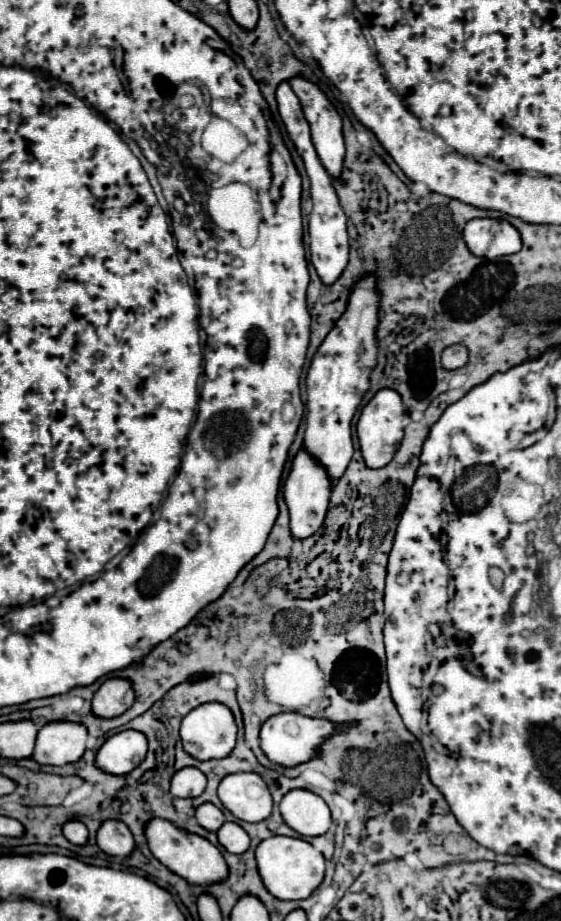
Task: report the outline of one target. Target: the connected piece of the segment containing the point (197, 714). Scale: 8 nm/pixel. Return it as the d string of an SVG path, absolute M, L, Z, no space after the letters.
M205 703L185 715L181 721L181 741L195 759L227 757L237 739L237 725L227 705Z

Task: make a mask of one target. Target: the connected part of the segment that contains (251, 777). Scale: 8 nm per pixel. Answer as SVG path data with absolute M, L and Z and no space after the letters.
M233 773L219 785L221 803L241 821L257 823L271 815L273 799L269 787L257 773Z

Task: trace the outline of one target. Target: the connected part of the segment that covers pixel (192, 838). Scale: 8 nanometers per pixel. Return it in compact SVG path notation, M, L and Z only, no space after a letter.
M153 817L153 821L145 823L145 837L147 837L151 853L165 867L169 867L173 873L185 877L189 883L209 885L209 883L223 881L227 877L227 865L225 865L221 851L211 841L207 841L195 833L187 833L185 829L177 829L171 821Z

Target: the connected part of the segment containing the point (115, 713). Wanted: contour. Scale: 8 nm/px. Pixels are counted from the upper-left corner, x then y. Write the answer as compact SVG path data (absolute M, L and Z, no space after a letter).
M111 677L95 691L93 713L103 719L119 717L133 705L133 701L135 701L133 685L129 685L129 681L121 677Z

